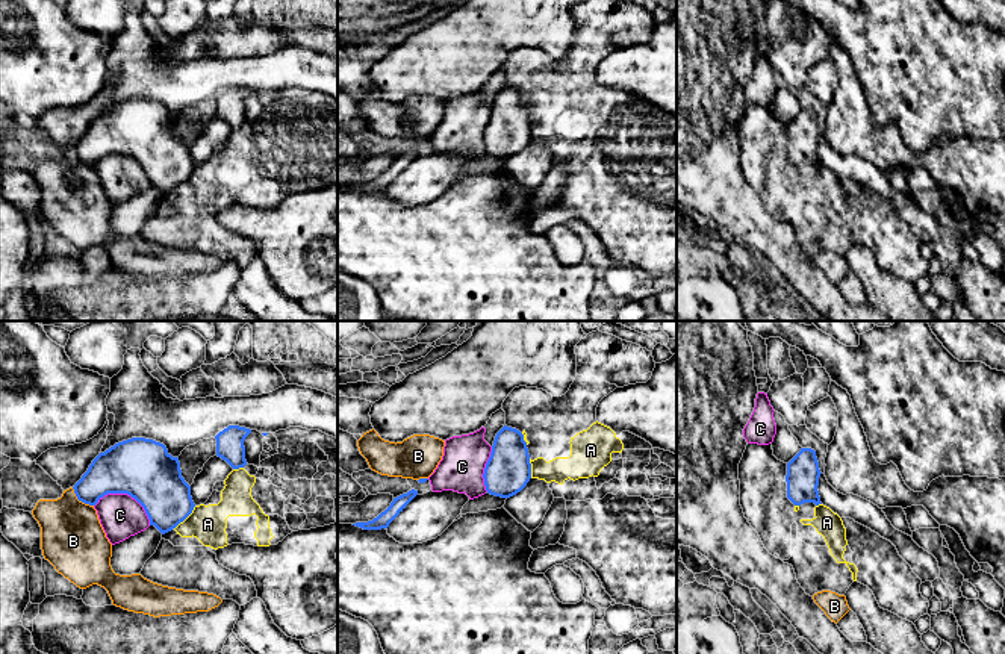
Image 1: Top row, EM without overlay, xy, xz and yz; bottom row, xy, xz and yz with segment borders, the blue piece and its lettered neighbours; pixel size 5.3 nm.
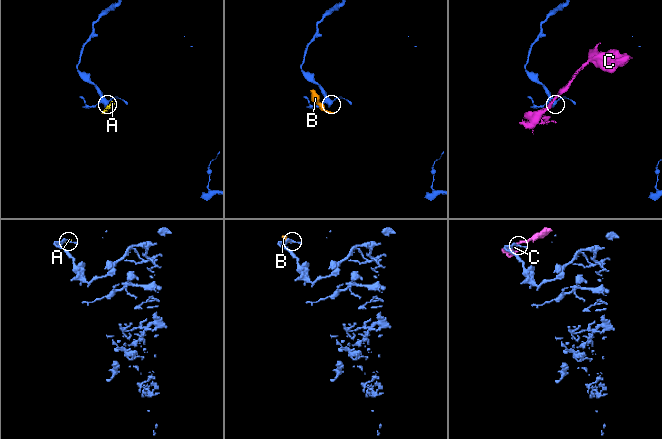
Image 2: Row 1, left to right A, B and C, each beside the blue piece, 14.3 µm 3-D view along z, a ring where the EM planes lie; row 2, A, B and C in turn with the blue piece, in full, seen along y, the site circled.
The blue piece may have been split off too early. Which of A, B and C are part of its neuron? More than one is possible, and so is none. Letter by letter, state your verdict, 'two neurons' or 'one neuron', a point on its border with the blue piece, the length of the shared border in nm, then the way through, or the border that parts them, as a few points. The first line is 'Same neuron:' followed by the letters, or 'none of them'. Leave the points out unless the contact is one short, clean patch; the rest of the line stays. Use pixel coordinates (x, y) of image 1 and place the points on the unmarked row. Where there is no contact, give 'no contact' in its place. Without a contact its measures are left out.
Same neuron: none of them
A: two neurons | xy (185, 179) | 170 nm
B: two neurons | xy (80, 161) | 160 nm | along xy (71, 149), (79, 161), (93, 167)
C: two neurons | xy (127, 155) | 320 nm

